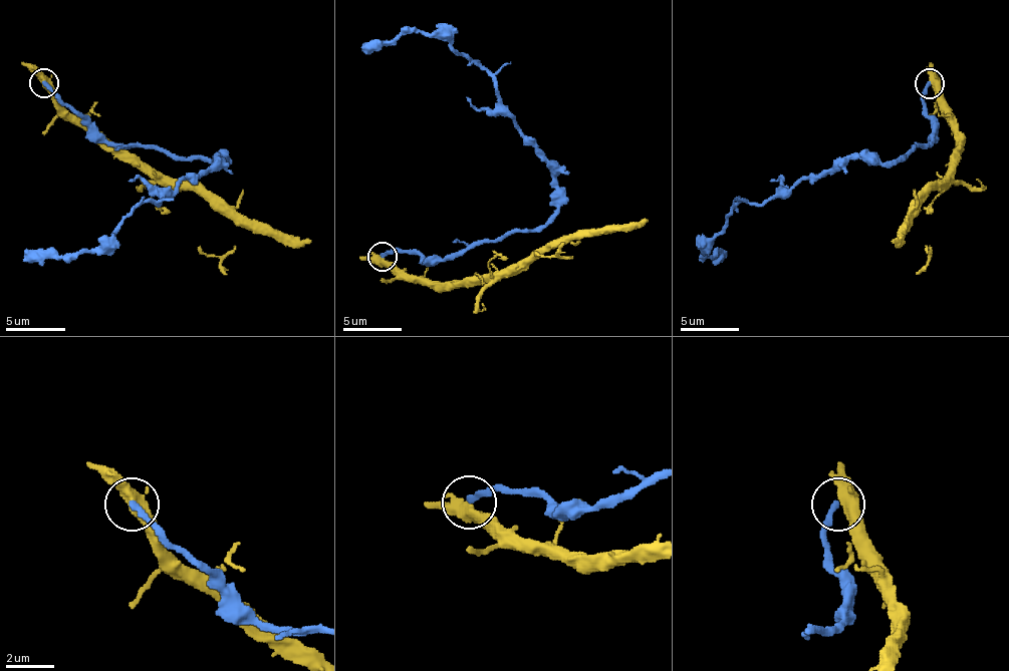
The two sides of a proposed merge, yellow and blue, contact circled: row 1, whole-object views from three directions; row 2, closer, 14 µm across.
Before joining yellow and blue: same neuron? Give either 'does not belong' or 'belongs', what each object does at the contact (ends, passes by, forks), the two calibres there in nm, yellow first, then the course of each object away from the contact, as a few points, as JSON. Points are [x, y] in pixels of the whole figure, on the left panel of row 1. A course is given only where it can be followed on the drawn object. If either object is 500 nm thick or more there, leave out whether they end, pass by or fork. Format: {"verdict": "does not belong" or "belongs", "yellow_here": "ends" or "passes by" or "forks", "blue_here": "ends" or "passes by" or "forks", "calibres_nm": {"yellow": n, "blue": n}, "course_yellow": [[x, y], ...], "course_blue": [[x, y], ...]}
{"verdict": "does not belong", "calibres_nm": {"yellow": 500, "blue": 240}, "course_yellow": [[43, 83], [70, 113], [105, 142], [127, 148], [144, 163], [186, 182], [200, 197], [242, 217], [310, 244]], "course_blue": [[43, 83], [111, 142], [218, 163], [218, 157], [156, 205], [147, 202], [93, 250], [28, 256], [22, 262]]}

